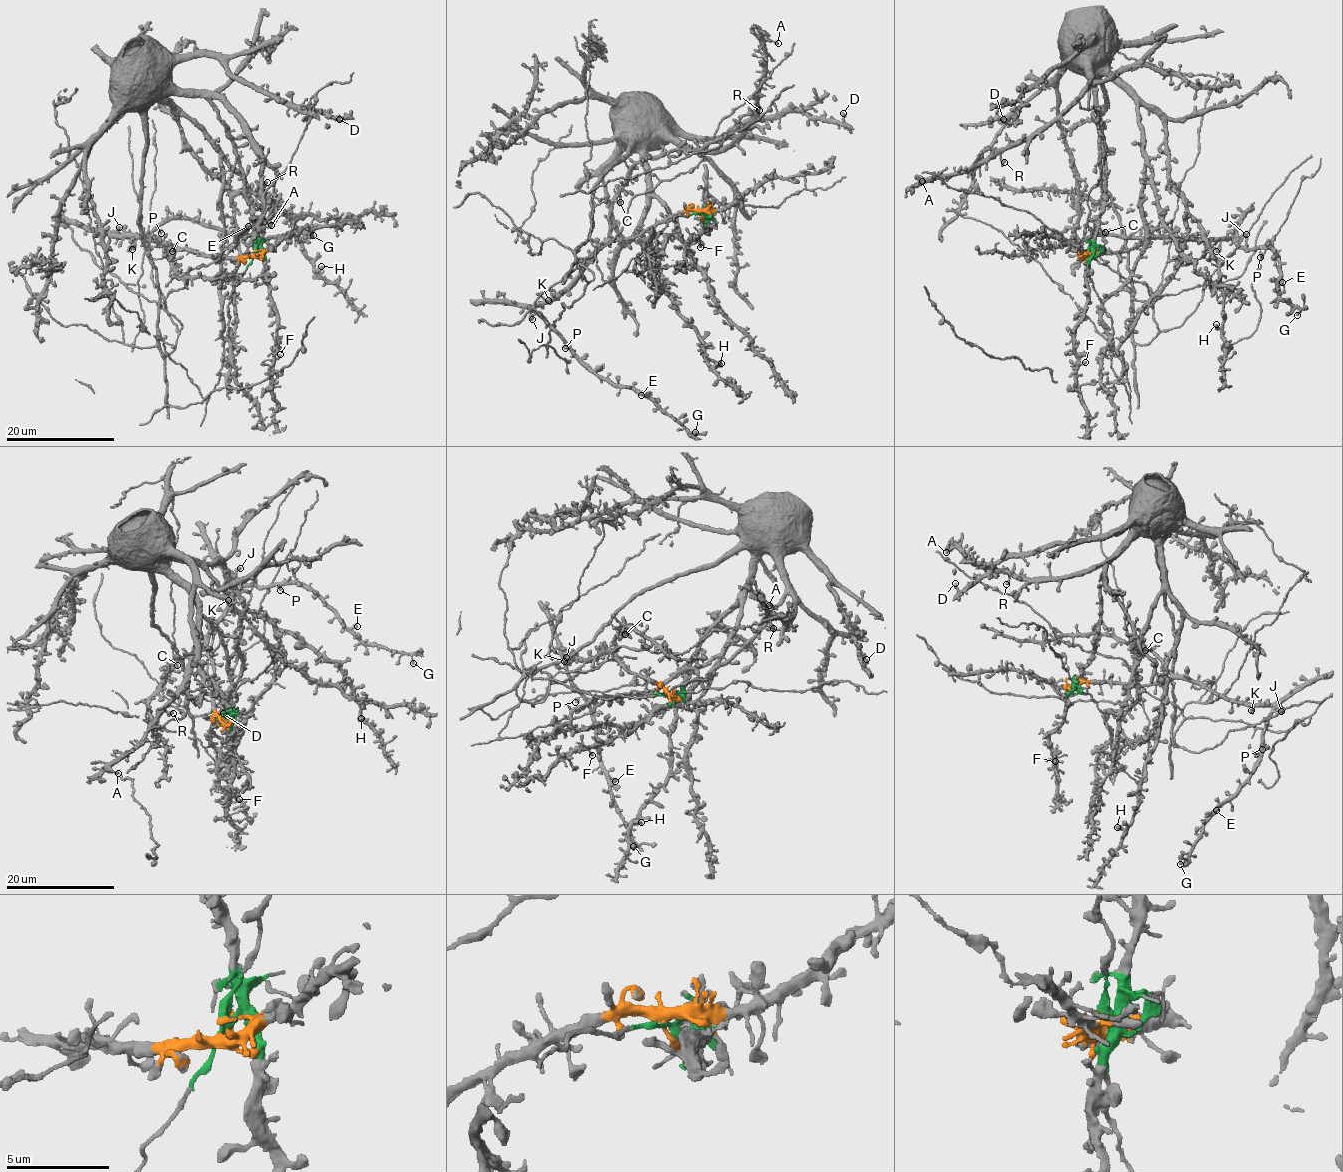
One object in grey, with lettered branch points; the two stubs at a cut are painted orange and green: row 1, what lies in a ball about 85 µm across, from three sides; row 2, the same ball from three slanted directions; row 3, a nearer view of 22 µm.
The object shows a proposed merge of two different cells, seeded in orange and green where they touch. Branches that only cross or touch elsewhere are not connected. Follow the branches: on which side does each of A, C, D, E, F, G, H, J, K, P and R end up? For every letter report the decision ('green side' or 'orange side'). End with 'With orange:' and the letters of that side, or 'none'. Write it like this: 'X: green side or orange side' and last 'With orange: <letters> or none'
A: green side
C: orange side
D: green side
E: orange side
F: green side
G: orange side
H: green side
J: orange side
K: orange side
P: orange side
R: green side
With orange: C, E, G, J, K, P

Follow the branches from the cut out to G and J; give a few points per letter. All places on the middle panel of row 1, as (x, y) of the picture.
G: (701, 216), (678, 212), (635, 236), (614, 237), (570, 283), (534, 309), (597, 375), (651, 396), (696, 432)
J: (701, 216), (694, 211), (678, 212), (635, 236), (614, 237), (561, 291), (532, 310), (532, 319)

